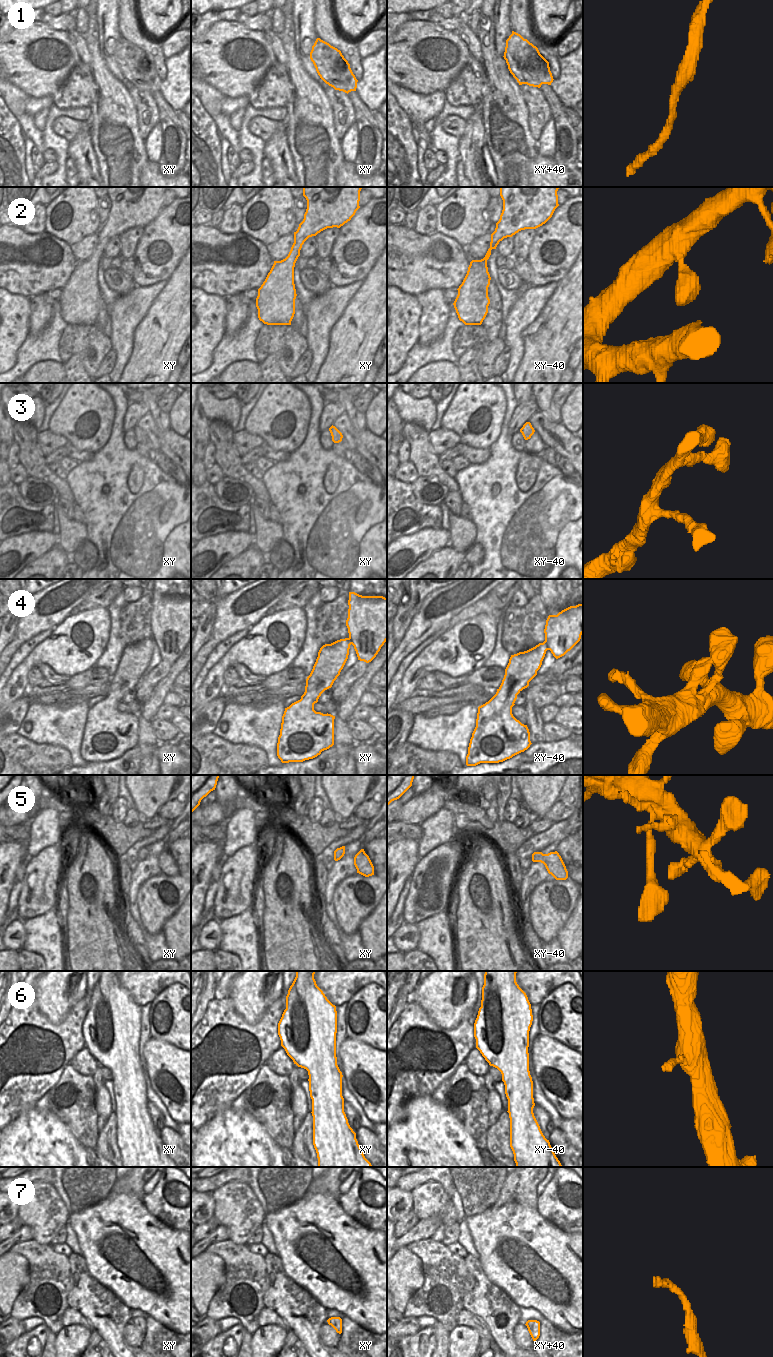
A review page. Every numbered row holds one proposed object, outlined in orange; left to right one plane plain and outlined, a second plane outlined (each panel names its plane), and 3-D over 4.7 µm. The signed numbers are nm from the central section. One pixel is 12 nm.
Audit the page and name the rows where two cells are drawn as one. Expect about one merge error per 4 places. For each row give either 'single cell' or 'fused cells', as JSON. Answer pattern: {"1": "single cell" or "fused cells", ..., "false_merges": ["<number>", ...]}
{"1": "fused cells", "2": "single cell", "3": "single cell", "4": "single cell", "5": "single cell", "6": "single cell", "7": "single cell", "false_merges": ["1"]}

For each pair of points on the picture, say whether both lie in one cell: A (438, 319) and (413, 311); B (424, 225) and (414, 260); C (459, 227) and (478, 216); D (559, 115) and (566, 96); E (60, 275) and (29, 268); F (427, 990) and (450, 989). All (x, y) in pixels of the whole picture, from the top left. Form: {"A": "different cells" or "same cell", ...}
{"A": "different cells", "B": "different cells", "C": "same cell", "D": "different cells", "E": "same cell", "F": "same cell"}

